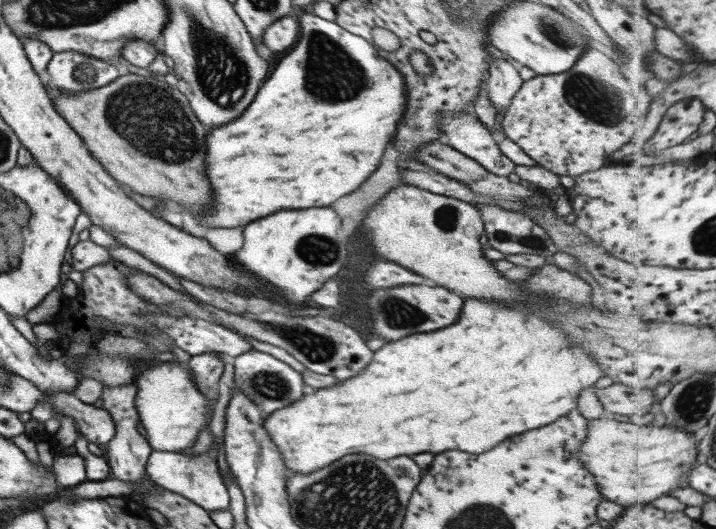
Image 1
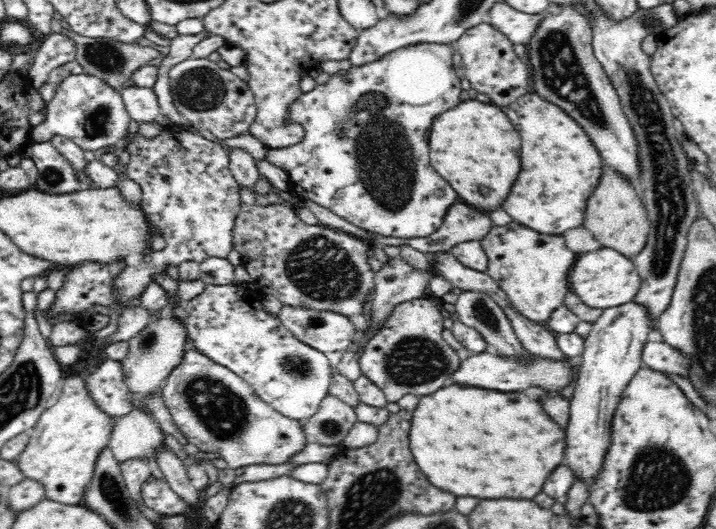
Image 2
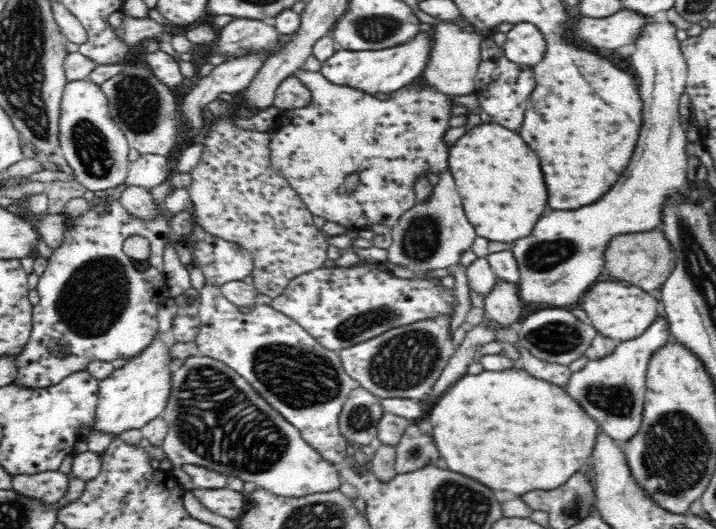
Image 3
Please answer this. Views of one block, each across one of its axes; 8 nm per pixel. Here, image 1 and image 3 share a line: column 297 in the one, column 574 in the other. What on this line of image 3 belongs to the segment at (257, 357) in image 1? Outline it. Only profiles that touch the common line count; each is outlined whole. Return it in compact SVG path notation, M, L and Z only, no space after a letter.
M658 317L640 336L620 341L608 356L589 360L582 369L571 372L563 389L596 420L601 432L613 440L627 441L638 432L642 422L648 362L654 352L671 340L669 322Z

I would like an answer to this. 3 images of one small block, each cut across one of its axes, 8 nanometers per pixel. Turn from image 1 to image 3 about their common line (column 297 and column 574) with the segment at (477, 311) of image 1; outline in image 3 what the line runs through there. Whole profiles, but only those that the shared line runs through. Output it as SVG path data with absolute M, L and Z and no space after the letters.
M518 366L512 370L500 370L494 372L493 370L484 370L480 374L464 374L460 377L450 388L446 394L442 394L430 410L430 416L427 418L433 430L433 440L436 440L436 446L440 450L440 456L446 460L448 470L452 472L460 472L468 478L474 478L478 482L482 482L484 486L492 488L492 490L508 490L514 492L518 496L530 492L530 490L553 490L556 486L564 484L566 480L570 480L576 472L582 470L584 466L590 461L590 456L593 452L594 445L599 434L599 426L596 420L590 418L584 409L561 387L557 384L540 380L528 372L525 368Z

